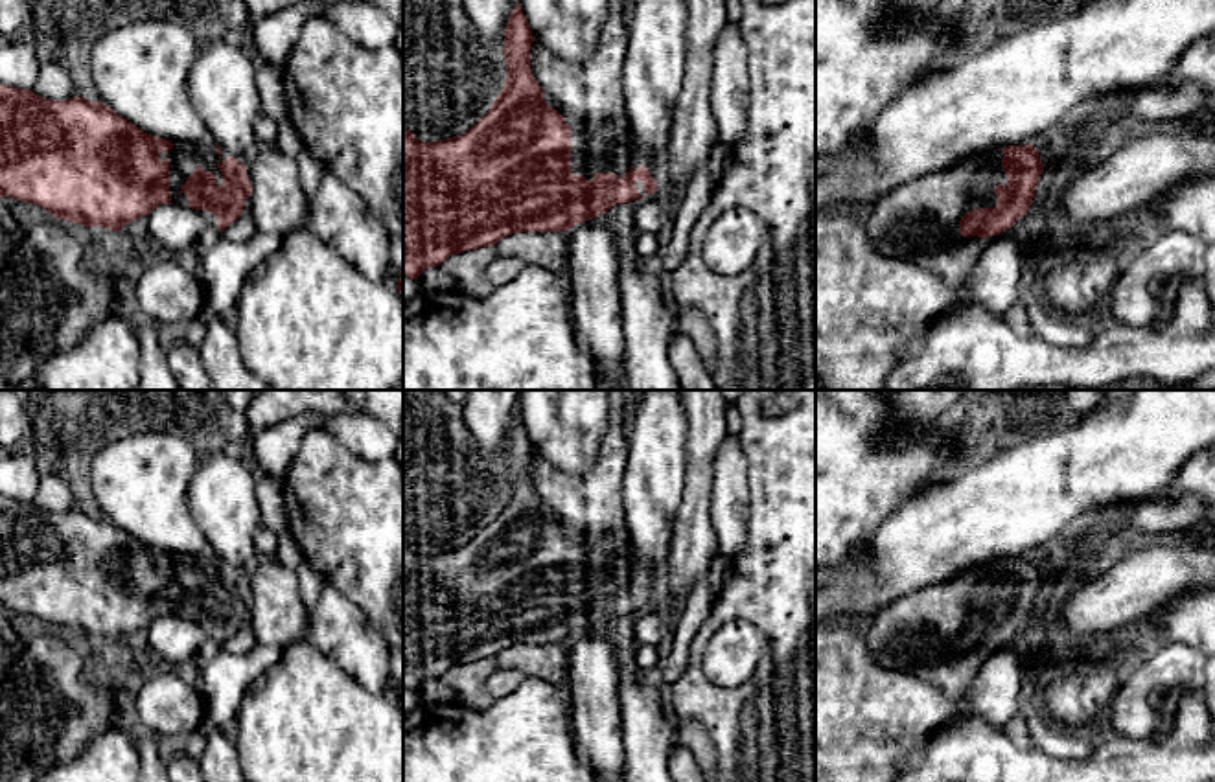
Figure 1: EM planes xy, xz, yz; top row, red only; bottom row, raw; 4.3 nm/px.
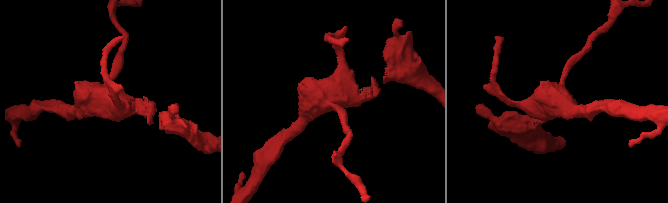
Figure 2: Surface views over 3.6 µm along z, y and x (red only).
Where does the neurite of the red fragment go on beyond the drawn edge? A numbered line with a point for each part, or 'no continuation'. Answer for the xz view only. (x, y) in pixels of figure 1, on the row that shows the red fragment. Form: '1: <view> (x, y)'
1: xz (612, 148)

